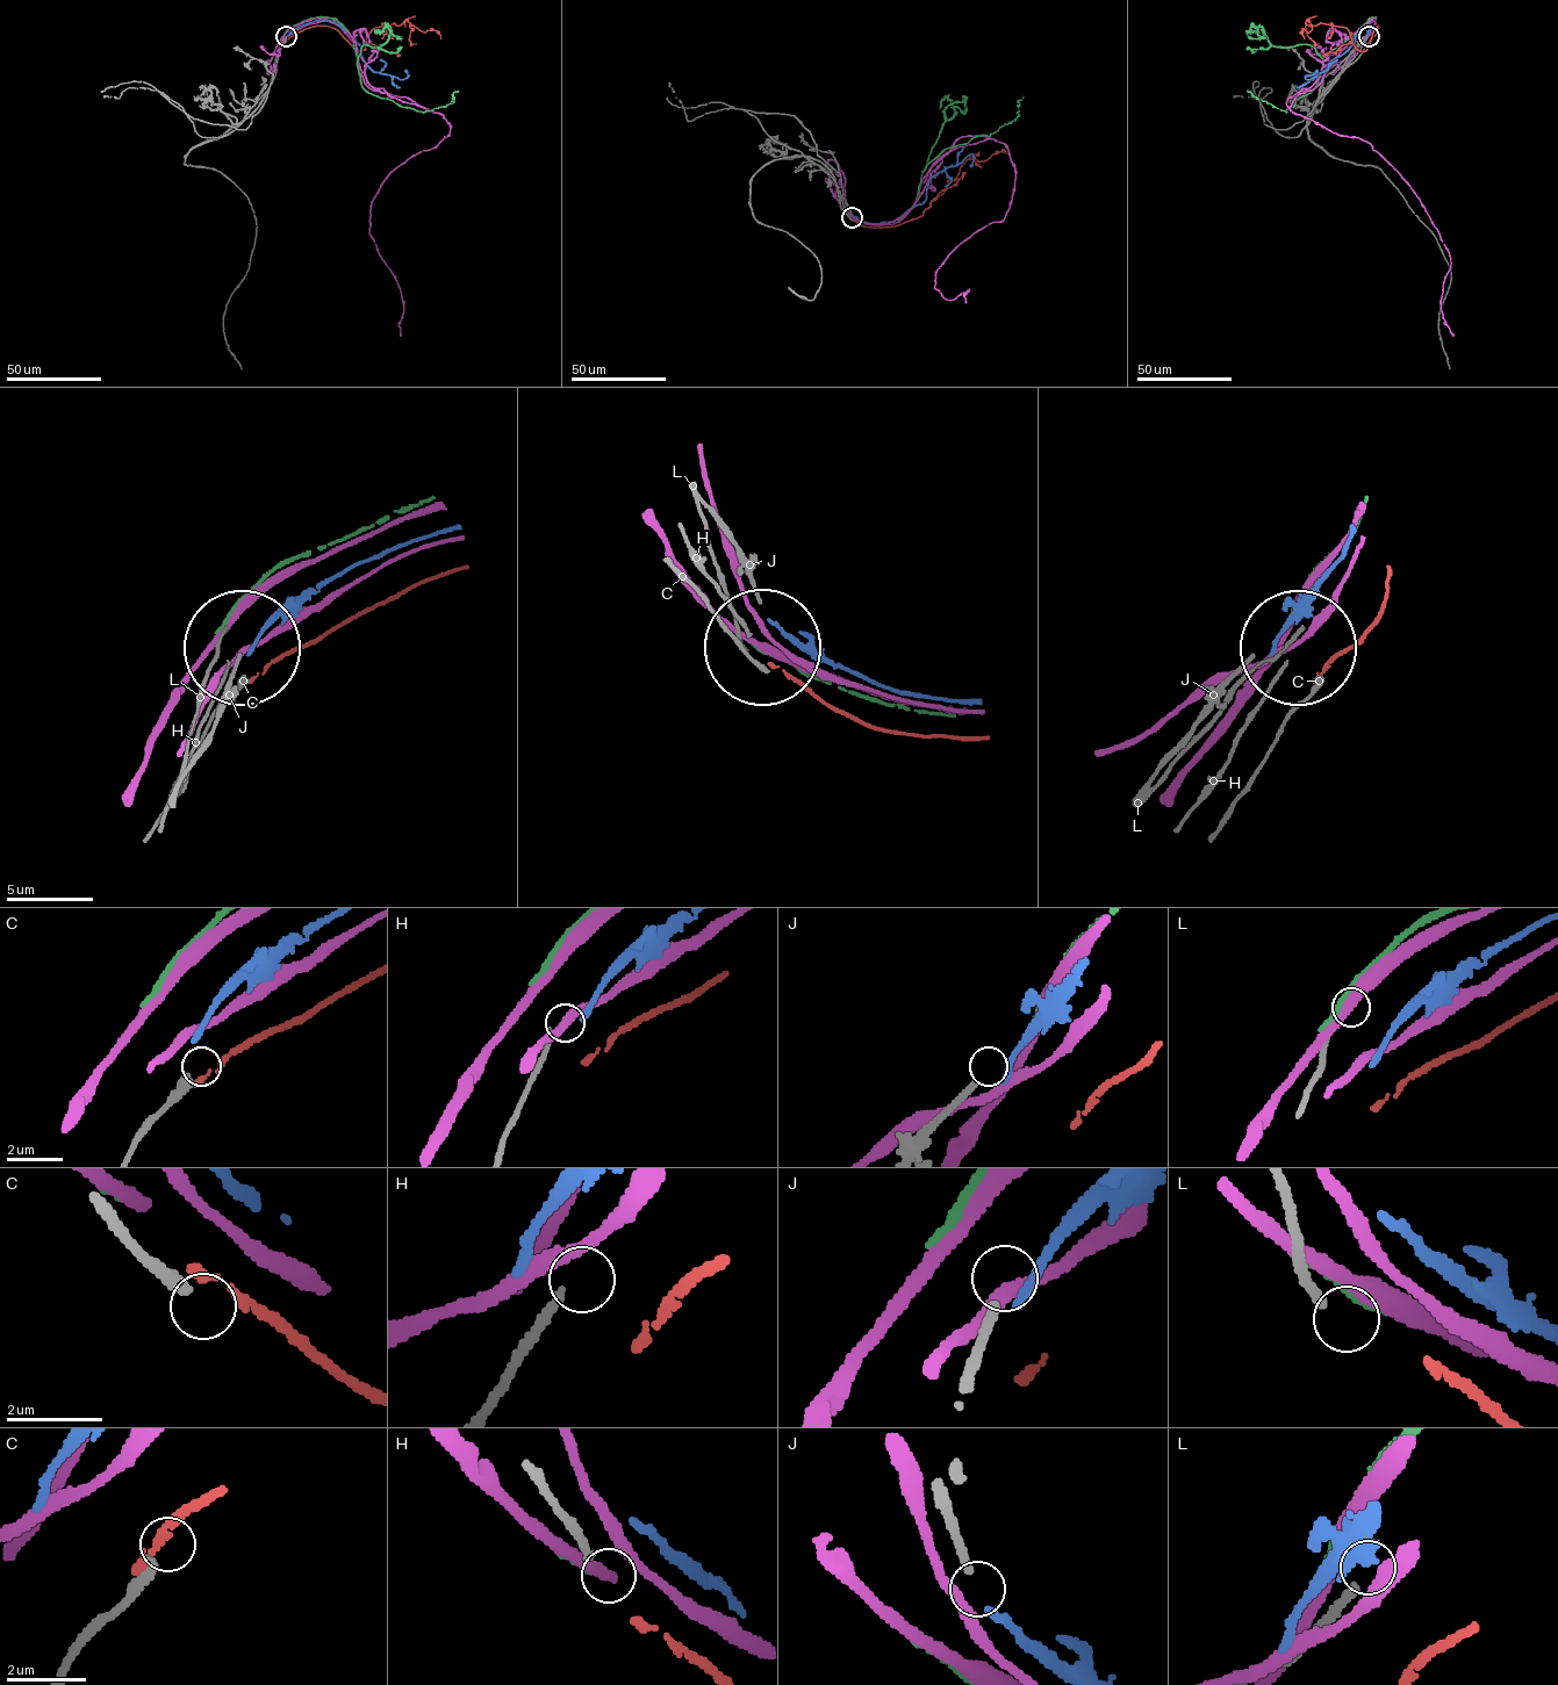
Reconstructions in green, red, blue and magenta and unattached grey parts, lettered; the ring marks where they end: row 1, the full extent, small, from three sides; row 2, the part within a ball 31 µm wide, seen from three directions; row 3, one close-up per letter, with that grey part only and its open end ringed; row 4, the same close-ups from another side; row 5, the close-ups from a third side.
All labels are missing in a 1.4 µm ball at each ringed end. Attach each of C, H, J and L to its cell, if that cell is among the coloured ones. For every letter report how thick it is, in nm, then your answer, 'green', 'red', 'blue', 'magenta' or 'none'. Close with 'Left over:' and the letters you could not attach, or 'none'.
C: calibre 360 nm; none
H: calibre 180 nm; none
J: calibre 200 nm; none
L: calibre 200 nm; none
Left over: C, H, J, L

